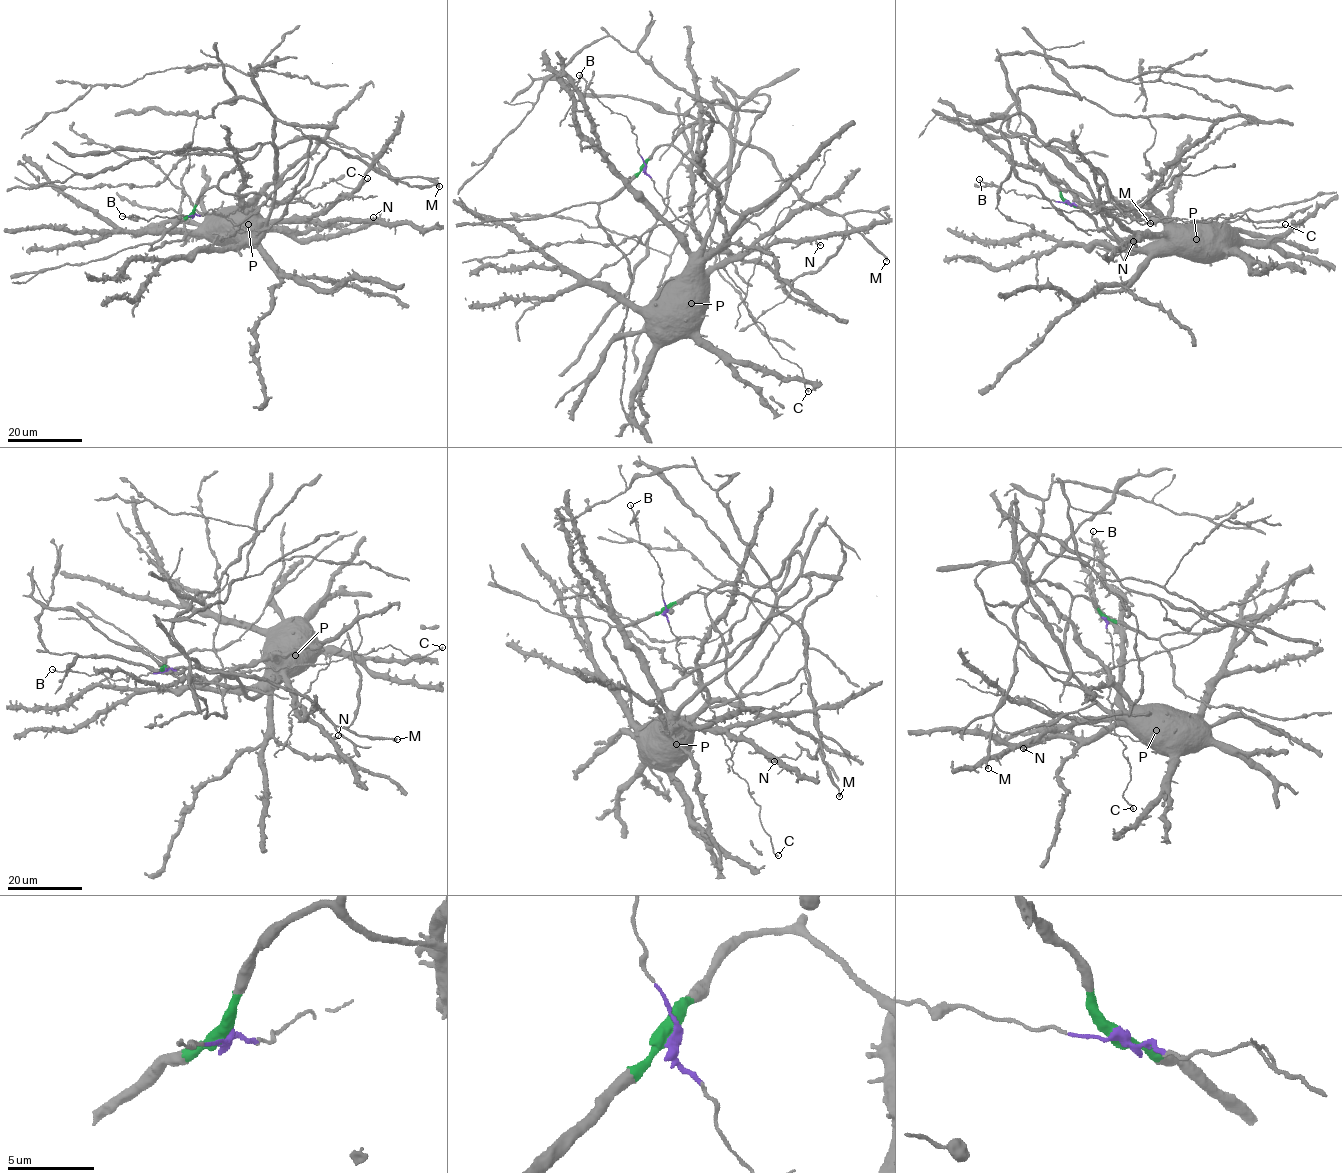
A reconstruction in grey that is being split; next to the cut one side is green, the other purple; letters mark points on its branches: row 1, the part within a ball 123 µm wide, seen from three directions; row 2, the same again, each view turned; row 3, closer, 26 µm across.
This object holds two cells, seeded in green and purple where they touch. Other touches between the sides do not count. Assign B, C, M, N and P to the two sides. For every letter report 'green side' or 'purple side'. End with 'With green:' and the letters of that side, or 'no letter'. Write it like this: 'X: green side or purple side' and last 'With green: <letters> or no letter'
B: purple side
C: purple side
M: green side
N: green side
P: green side
With green: M, N, P

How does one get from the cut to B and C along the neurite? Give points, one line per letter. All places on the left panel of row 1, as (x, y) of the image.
B: (193, 214), (169, 218), (156, 215), (149, 221), (122, 216)
C: (193, 214), (211, 209), (228, 215), (236, 209), (243, 211), (302, 197), (332, 179), (353, 188), (368, 178)

